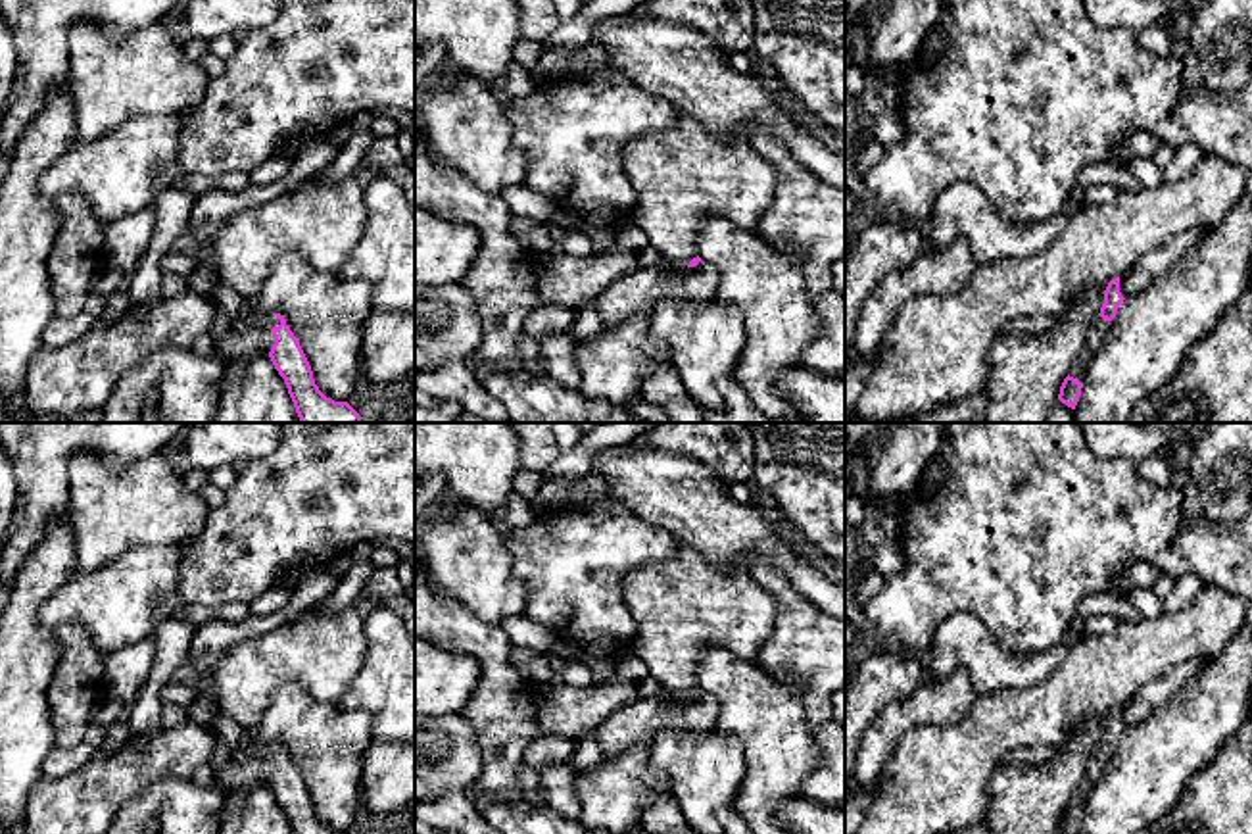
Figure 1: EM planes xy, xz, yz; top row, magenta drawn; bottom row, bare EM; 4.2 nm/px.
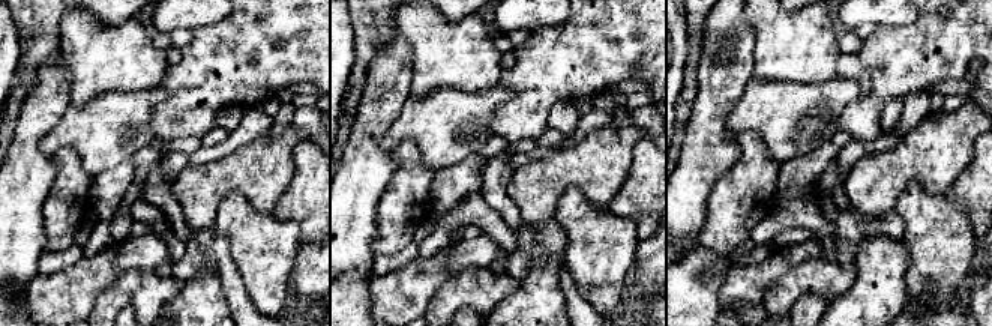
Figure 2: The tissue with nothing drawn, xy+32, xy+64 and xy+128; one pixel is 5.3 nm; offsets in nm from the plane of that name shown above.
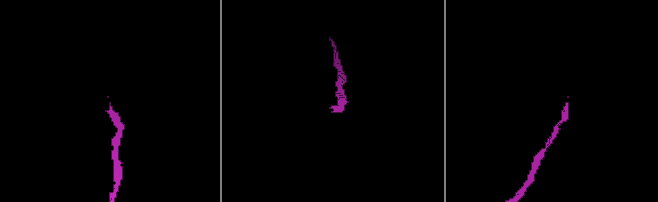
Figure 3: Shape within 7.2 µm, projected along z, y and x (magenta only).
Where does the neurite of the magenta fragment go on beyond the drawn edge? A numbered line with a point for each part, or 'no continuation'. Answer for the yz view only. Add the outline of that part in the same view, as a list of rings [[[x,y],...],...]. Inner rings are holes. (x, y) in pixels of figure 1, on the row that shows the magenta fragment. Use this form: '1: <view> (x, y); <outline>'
1: yz (1155, 264); [[[1194,229],[1173,238],[1169,244],[1144,254],[1123,277],[1120,292],[1131,298],[1162,277],[1191,246],[1198,244],[1210,231]]]

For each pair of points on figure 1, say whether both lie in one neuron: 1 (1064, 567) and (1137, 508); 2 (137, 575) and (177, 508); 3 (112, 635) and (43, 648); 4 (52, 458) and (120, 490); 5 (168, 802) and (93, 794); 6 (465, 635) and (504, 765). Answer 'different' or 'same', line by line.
1: same
2: different
3: different
4: different
5: different
6: same

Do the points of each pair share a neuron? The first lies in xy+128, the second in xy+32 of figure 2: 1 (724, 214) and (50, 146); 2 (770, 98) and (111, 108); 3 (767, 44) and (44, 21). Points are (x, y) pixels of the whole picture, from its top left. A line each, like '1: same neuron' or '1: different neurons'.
1: different neurons
2: same neuron
3: different neurons

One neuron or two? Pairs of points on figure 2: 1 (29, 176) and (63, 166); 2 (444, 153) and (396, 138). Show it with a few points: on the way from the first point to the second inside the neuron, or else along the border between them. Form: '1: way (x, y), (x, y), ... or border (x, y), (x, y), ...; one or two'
1: border (51, 156), (56, 166), (56, 179), (44, 200); two
2: way (432, 141), (425, 134), (408, 134); one

